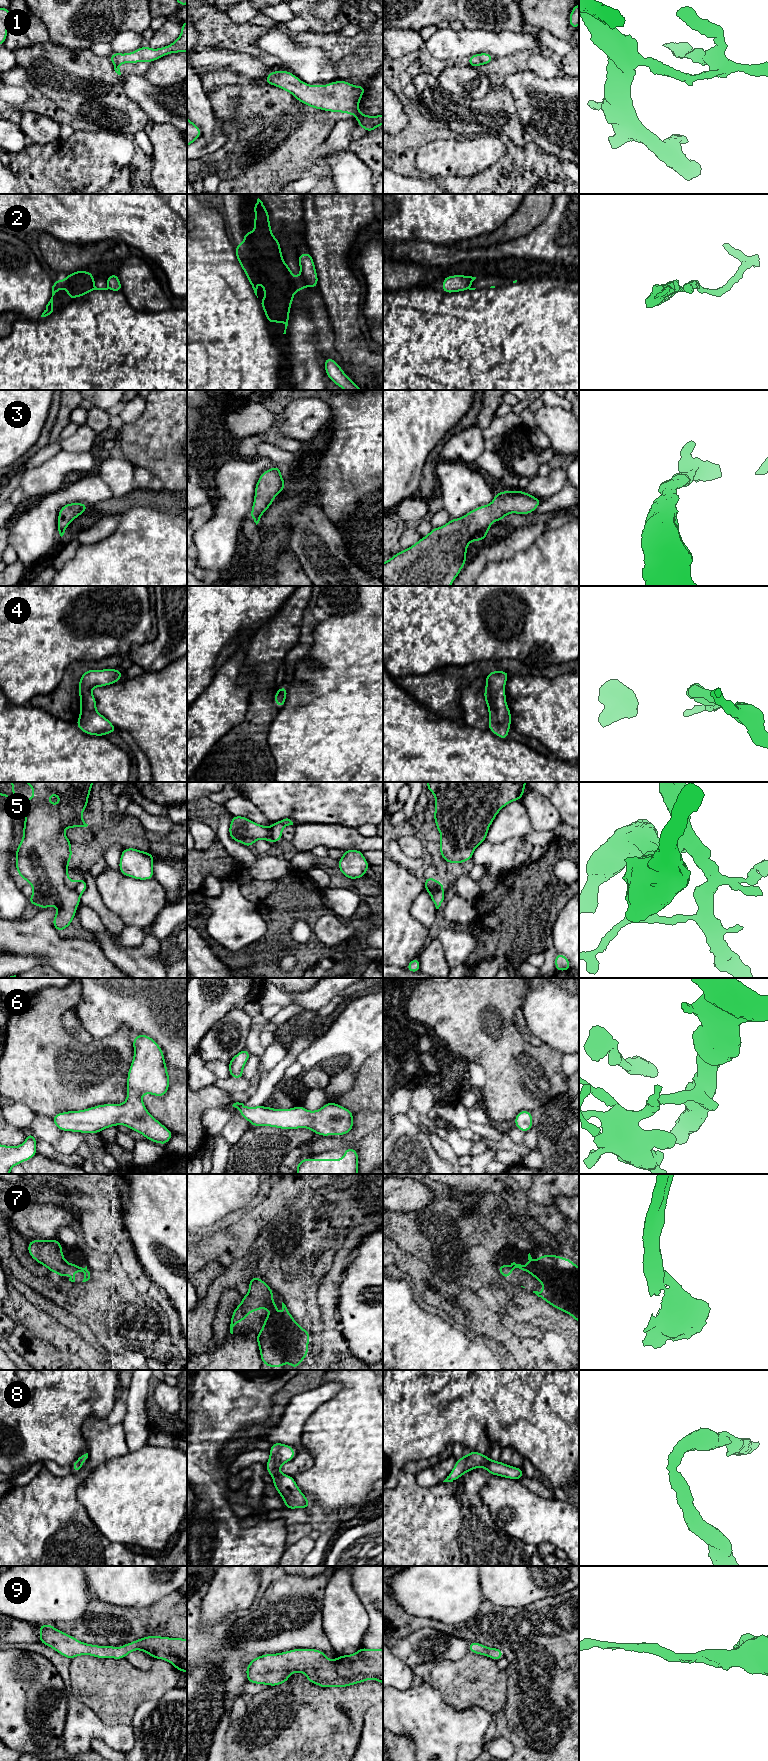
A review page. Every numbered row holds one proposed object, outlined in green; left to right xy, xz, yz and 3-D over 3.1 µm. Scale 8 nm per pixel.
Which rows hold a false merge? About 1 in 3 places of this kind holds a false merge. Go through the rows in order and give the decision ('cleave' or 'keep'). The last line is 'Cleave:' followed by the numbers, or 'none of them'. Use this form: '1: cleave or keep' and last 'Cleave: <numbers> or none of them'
1: keep
2: cleave
3: keep
4: keep
5: cleave
6: keep
7: keep
8: keep
9: keep
Cleave: 2, 5

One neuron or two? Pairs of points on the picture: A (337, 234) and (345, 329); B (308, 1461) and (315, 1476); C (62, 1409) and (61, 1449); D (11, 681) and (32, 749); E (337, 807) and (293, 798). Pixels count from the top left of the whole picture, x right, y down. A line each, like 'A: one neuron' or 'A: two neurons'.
A: one neuron
B: two neurons
C: one neuron
D: two neurons
E: one neuron

